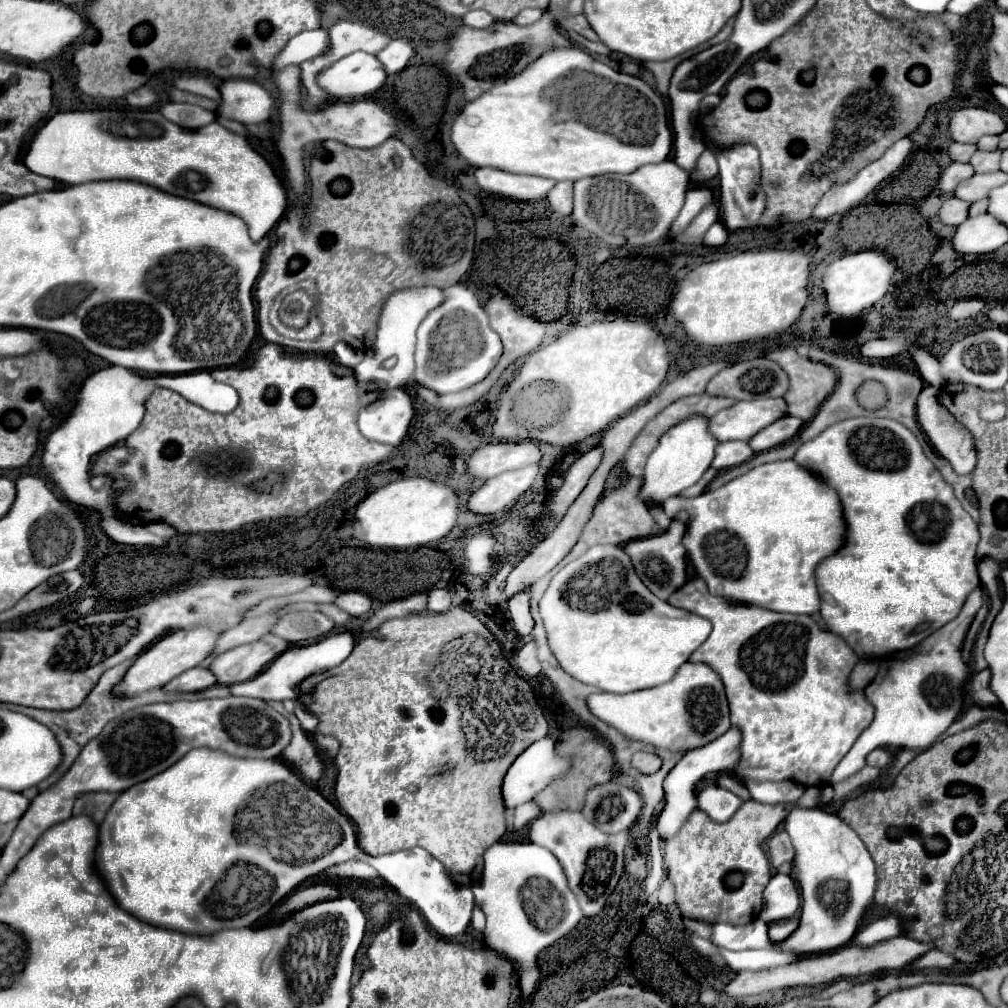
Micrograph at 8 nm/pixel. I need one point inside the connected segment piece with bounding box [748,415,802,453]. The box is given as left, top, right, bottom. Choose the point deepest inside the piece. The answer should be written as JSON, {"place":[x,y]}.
{"place":[784,429]}

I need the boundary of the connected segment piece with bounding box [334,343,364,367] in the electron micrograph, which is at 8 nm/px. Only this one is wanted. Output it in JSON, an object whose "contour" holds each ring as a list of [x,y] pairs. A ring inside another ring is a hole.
{"contour":[[[338,343],[338,345],[334,347],[334,353],[336,353],[336,357],[340,359],[340,365],[342,365],[342,367],[352,367],[352,357],[364,357],[362,351],[350,347],[348,343]]]}

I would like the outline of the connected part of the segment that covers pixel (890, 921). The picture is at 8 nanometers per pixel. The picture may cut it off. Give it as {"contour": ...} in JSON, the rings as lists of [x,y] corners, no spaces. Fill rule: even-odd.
{"contour":[[[888,915],[888,917],[876,919],[870,925],[862,927],[854,935],[850,945],[868,947],[868,945],[874,945],[874,943],[878,943],[882,939],[890,939],[890,937],[898,937],[898,935],[902,935],[902,921],[896,915]]]}

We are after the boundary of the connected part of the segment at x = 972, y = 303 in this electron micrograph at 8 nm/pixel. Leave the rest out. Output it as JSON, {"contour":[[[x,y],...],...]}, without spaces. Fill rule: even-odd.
{"contour":[[[964,299],[964,301],[956,301],[956,305],[950,309],[948,317],[952,321],[960,321],[960,319],[968,319],[976,313],[980,313],[984,309],[984,303],[980,299]]]}

